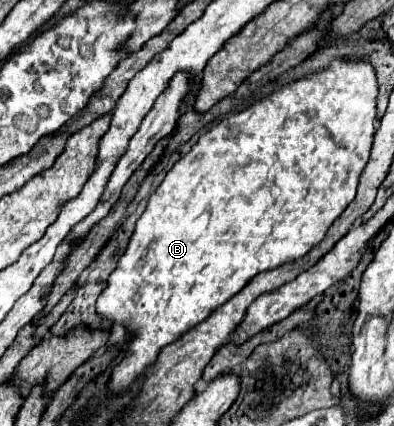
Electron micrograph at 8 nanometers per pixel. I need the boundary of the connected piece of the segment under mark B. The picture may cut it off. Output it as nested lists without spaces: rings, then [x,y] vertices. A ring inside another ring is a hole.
[[[334,61],[326,71],[314,73],[314,75],[304,77],[304,79],[298,79],[298,81],[290,83],[284,89],[276,89],[272,95],[264,97],[262,101],[254,103],[252,107],[222,119],[216,127],[212,127],[210,131],[200,135],[198,143],[190,149],[190,153],[186,153],[184,157],[180,157],[172,165],[172,169],[166,173],[162,185],[150,195],[148,207],[142,213],[142,217],[138,219],[136,229],[134,229],[134,233],[130,237],[130,243],[128,243],[124,255],[118,259],[116,269],[108,277],[106,289],[100,293],[100,297],[96,301],[98,317],[104,319],[104,321],[122,325],[126,329],[126,333],[128,333],[126,353],[124,353],[122,361],[112,369],[110,381],[106,385],[108,393],[118,395],[118,393],[128,391],[130,385],[148,367],[152,367],[152,363],[156,363],[158,353],[160,353],[162,347],[174,343],[186,331],[190,331],[192,327],[202,323],[214,309],[224,305],[228,299],[232,299],[254,275],[258,275],[262,271],[268,271],[268,269],[276,269],[276,267],[280,267],[284,263],[292,263],[292,261],[304,257],[314,245],[318,245],[324,239],[328,227],[340,217],[340,213],[356,197],[358,177],[360,177],[366,161],[370,159],[372,137],[374,137],[374,131],[376,131],[376,95],[378,95],[378,85],[376,85],[376,75],[374,75],[372,65],[368,65],[368,63],[352,63],[352,61]]]

